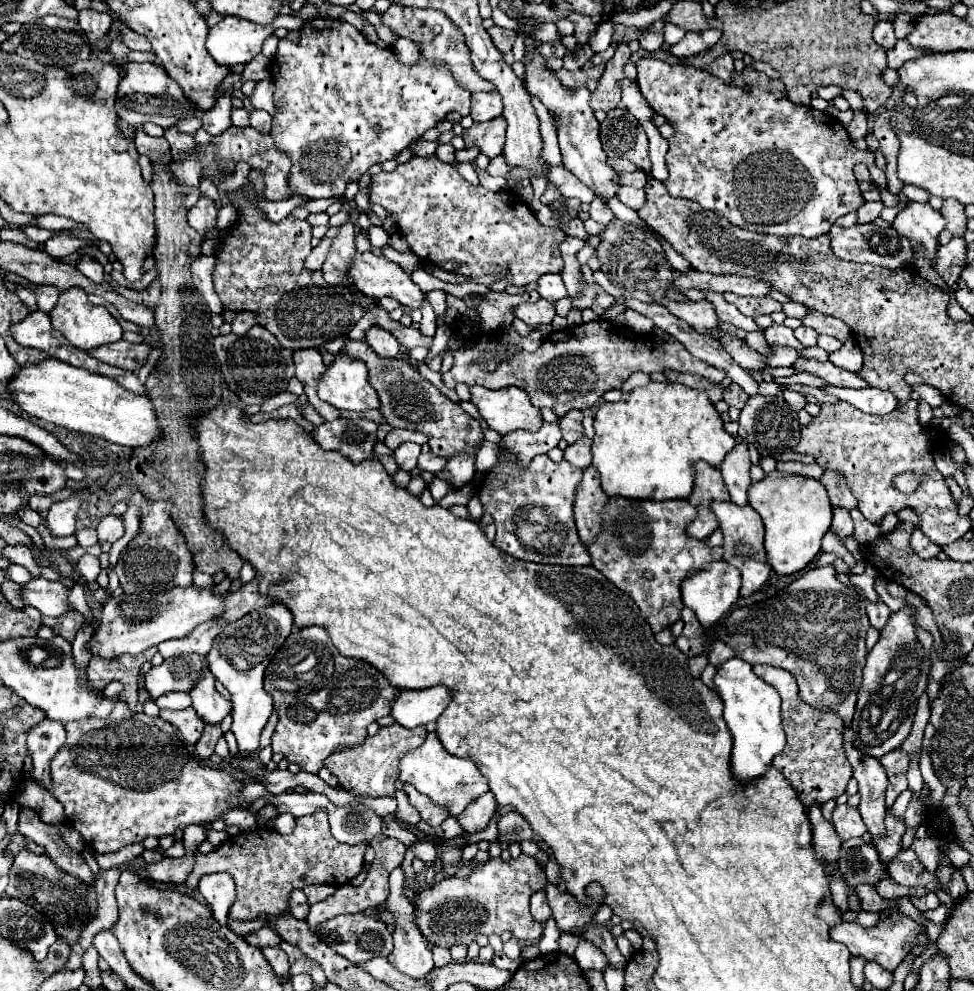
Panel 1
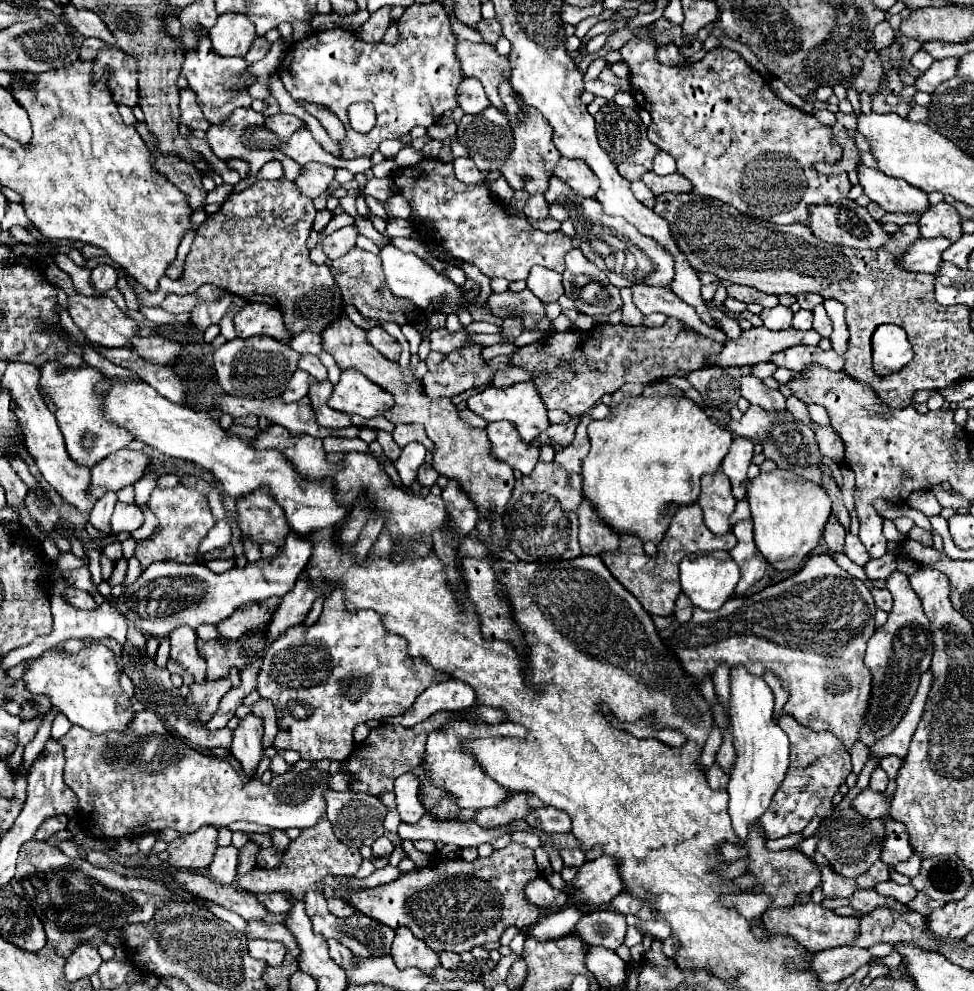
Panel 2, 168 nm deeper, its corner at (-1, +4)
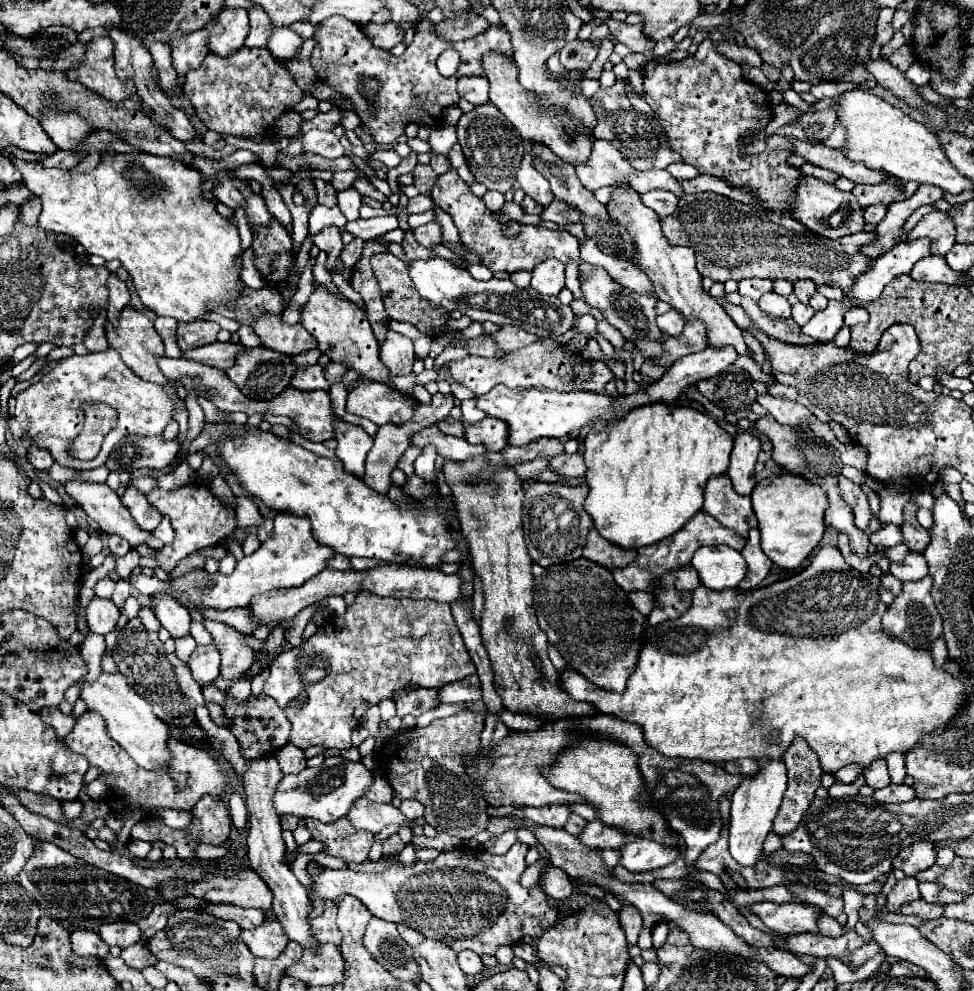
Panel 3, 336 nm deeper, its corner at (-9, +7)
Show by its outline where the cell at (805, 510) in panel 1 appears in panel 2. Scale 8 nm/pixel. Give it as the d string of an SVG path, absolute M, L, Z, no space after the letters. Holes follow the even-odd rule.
M775 469L771 473L759 473L747 487L747 501L751 507L751 519L755 525L757 549L763 553L767 563L777 571L797 569L803 563L803 559L817 547L823 535L823 527L831 517L831 501L825 489L803 477L797 477L791 469Z

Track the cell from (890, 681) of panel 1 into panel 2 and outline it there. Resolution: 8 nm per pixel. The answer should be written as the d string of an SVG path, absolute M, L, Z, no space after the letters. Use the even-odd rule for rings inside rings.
M901 571L891 573L891 577L887 579L887 589L893 595L893 609L885 625L879 627L867 641L865 653L865 665L873 673L873 697L869 713L865 717L865 725L861 727L861 741L865 745L873 745L897 727L917 691L919 677L931 665L933 655L931 623L921 609L921 601L917 601L917 595L909 585L909 577Z

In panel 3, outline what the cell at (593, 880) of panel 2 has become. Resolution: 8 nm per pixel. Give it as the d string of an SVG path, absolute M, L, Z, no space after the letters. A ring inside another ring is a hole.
M637 838L621 848L619 864L629 872L645 872L667 866L679 858L677 850L669 850L659 842Z

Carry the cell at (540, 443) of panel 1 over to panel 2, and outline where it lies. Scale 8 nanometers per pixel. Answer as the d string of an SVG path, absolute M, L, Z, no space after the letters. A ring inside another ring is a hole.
M509 421L489 423L485 431L491 441L491 455L495 459L507 463L511 469L521 471L523 475L529 475L533 471L539 459L539 449L523 443L517 437L517 431L513 431L513 425L509 425Z

